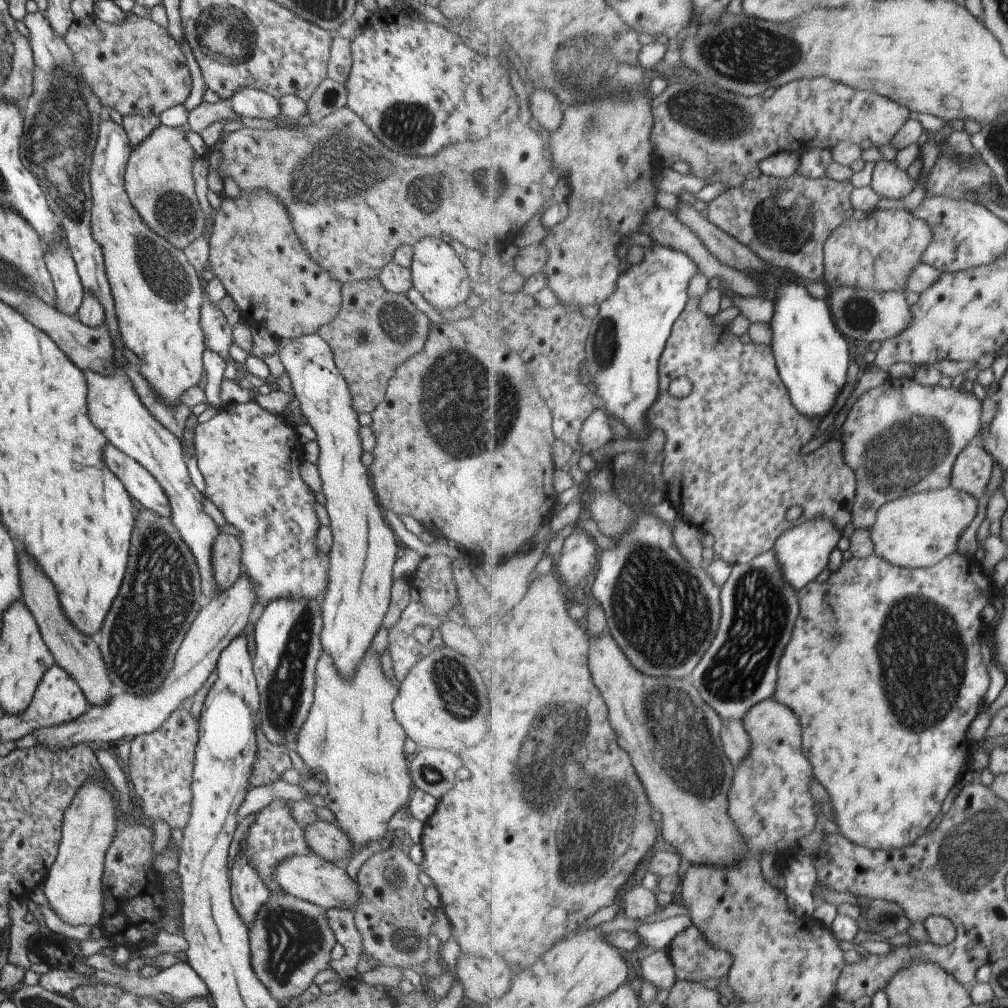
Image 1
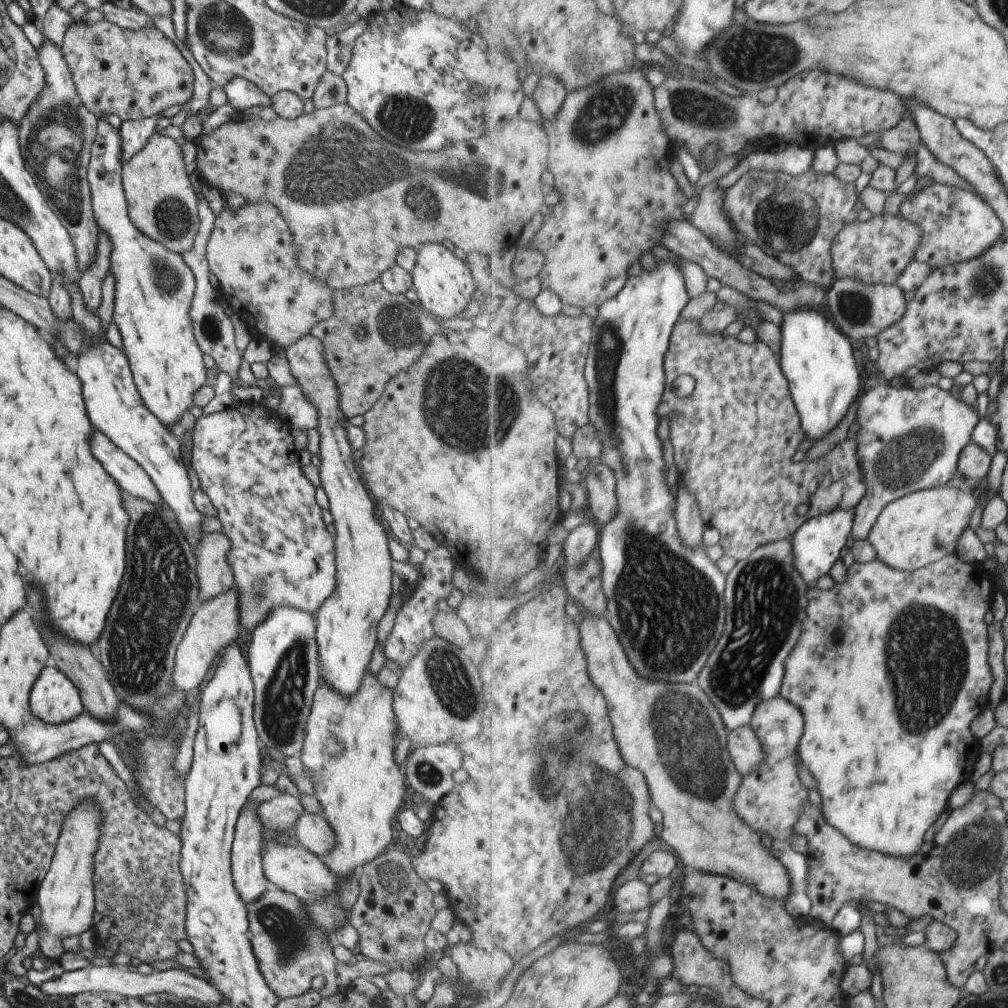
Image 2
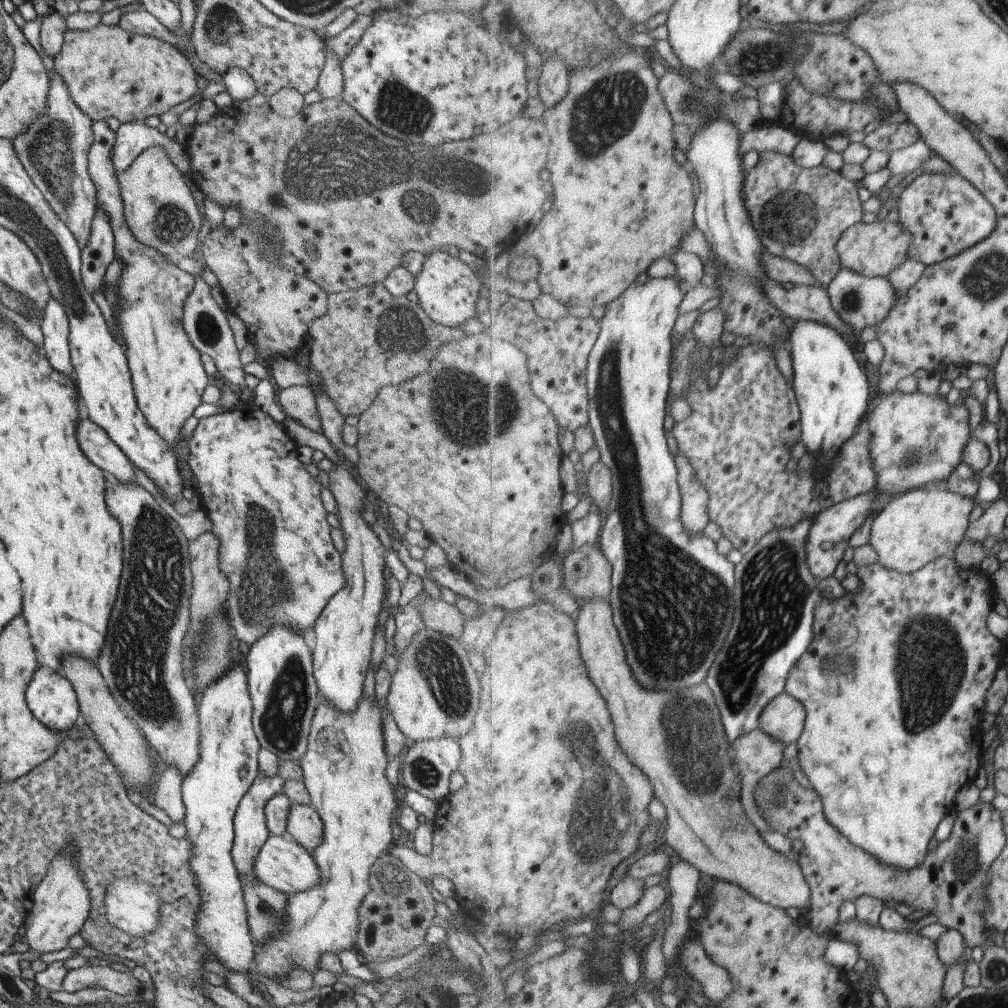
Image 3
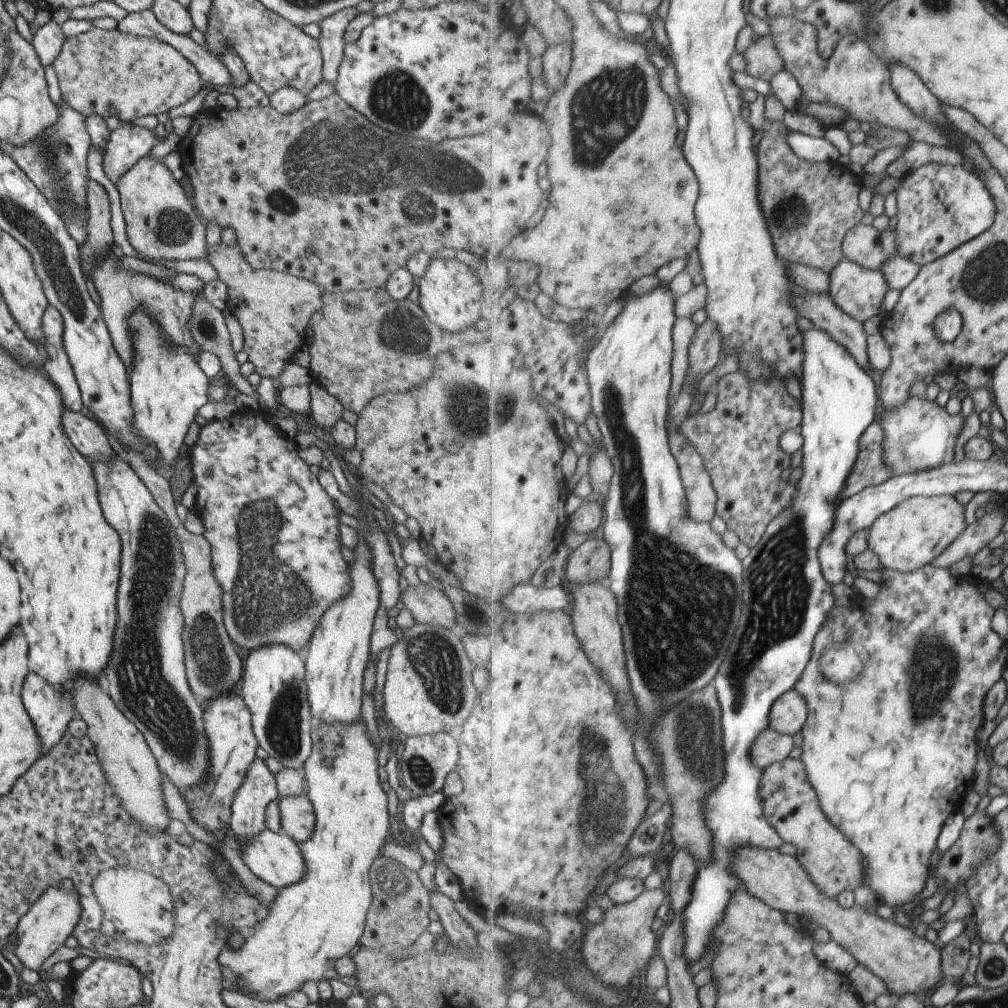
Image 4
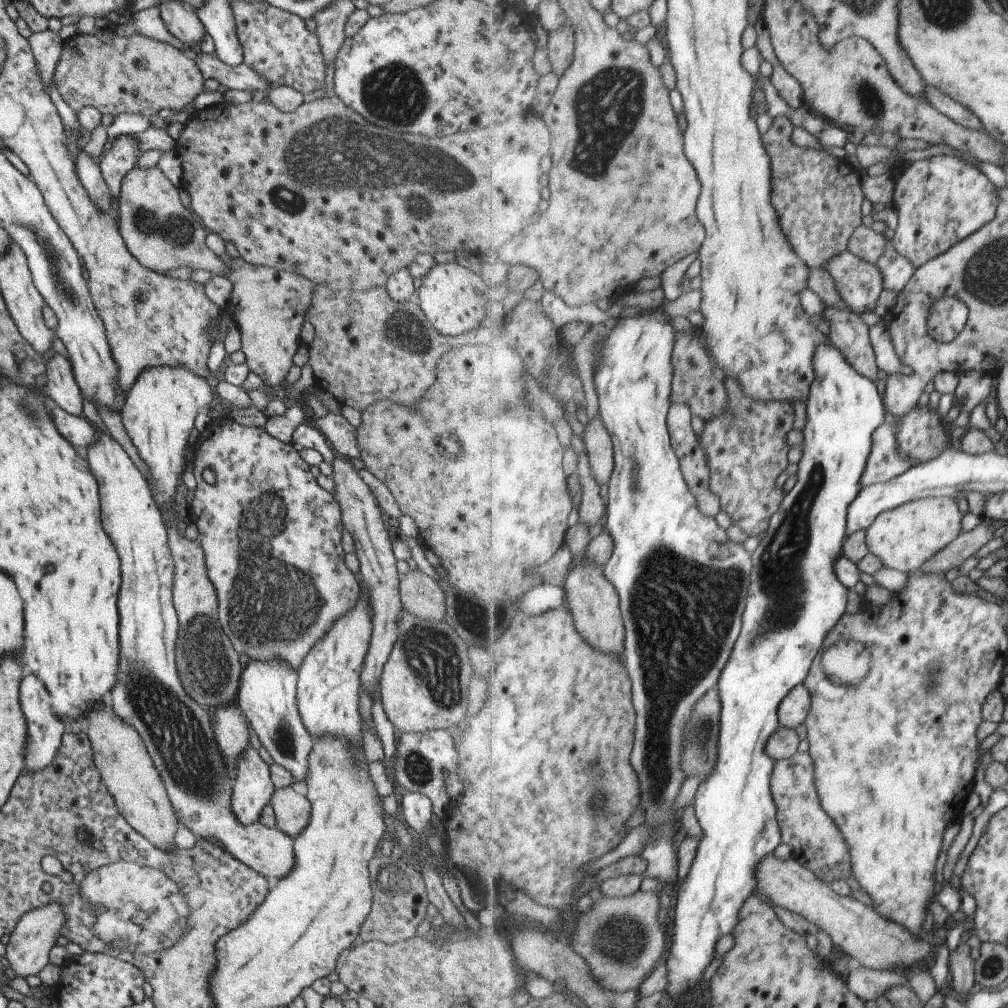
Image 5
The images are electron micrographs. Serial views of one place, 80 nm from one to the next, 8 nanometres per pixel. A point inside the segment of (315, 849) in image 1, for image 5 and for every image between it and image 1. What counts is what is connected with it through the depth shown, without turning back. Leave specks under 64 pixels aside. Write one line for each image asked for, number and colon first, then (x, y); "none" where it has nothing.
2: (312, 832)
3: (303, 823)
4: (296, 817)
5: (291, 811)

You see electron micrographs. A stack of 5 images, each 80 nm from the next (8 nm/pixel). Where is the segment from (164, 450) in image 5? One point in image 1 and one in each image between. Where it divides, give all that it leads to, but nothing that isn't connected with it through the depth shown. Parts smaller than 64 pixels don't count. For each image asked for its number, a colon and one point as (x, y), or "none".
1: (157, 294)
2: (153, 288)
3: (167, 377)
4: (166, 386)

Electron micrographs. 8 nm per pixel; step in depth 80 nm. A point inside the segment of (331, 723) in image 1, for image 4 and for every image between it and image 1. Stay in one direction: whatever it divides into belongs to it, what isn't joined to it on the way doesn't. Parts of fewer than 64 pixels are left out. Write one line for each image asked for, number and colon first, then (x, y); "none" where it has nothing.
2: (347, 746)
3: (342, 767)
4: (310, 924)

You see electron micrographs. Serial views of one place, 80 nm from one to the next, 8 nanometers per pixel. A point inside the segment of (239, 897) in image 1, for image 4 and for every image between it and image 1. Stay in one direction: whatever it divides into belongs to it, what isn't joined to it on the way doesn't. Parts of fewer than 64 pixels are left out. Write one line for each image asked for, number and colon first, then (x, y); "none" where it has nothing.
2: (246, 869)
3: (250, 832)
4: (258, 788)

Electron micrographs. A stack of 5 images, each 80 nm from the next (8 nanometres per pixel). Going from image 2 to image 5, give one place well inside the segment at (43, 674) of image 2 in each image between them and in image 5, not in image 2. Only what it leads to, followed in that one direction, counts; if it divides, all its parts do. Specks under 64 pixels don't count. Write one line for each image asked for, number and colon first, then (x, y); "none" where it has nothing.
3: (49, 696)
4: (49, 711)
5: (43, 729)

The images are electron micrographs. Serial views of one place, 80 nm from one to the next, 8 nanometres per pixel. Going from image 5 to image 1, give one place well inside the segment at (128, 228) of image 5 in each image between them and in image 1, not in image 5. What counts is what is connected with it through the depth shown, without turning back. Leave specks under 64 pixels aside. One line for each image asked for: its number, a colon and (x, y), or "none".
1: (158, 181)
2: (160, 201)
3: (159, 210)
4: (160, 224)

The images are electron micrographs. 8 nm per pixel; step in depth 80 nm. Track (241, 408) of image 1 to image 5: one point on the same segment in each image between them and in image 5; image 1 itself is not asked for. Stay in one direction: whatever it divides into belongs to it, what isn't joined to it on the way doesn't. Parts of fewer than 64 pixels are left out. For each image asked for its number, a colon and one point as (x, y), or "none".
2: (281, 555)
3: (275, 550)
4: (273, 536)
5: (274, 604)

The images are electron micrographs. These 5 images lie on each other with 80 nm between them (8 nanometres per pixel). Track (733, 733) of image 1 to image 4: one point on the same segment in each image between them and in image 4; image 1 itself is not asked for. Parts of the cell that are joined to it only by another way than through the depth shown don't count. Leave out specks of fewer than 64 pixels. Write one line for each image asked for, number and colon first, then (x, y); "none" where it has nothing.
2: (746, 750)
3: (758, 753)
4: (771, 747)

